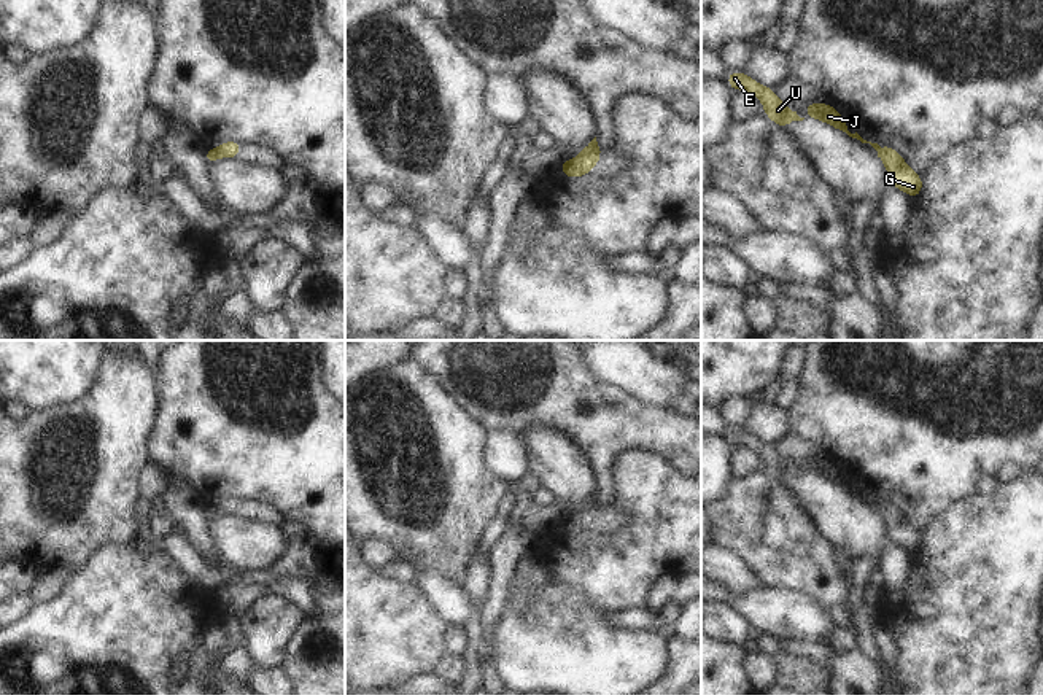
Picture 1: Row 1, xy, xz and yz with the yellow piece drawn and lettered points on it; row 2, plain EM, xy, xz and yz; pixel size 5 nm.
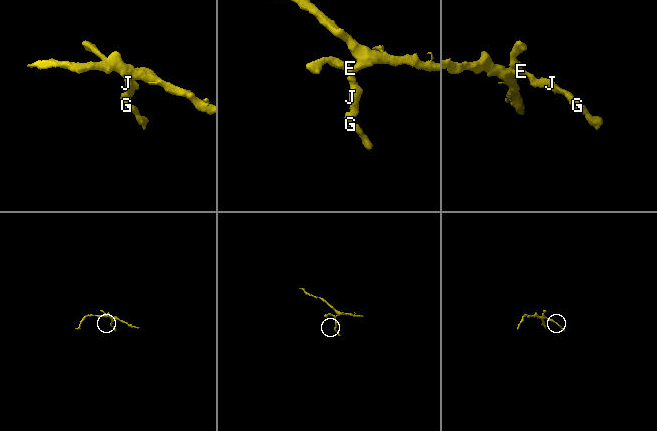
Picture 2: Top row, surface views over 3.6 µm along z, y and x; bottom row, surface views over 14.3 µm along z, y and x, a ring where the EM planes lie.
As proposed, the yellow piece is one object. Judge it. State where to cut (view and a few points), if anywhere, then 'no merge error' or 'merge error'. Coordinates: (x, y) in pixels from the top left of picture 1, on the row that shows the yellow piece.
cut none; no merge error

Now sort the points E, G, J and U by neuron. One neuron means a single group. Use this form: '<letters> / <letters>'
E G J U

